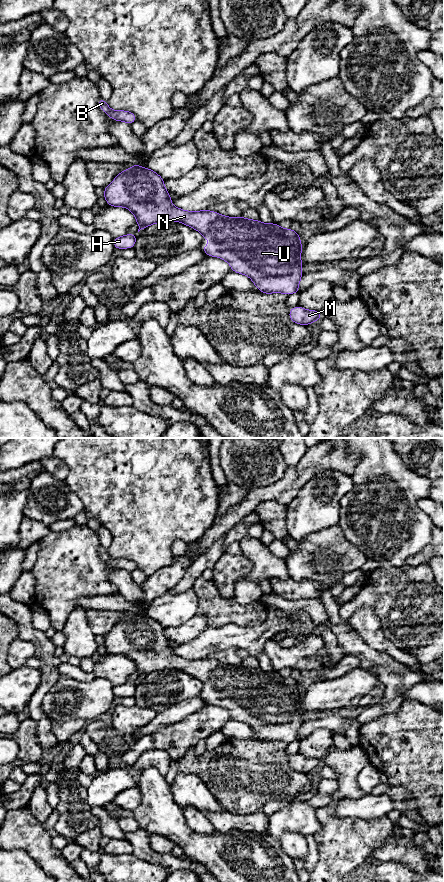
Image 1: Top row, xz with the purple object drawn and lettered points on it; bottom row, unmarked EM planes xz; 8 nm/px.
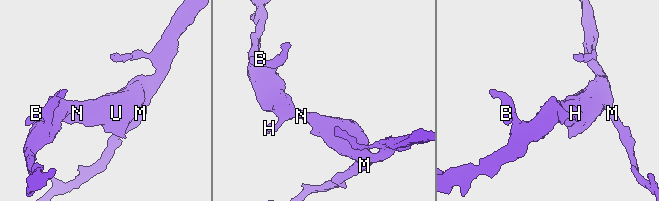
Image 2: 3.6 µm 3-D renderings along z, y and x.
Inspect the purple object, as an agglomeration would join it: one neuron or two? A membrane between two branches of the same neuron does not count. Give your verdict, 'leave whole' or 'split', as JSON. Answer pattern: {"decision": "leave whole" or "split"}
{"decision": "leave whole"}

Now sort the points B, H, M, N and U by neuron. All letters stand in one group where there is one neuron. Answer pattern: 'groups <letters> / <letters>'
groups B H M N U

